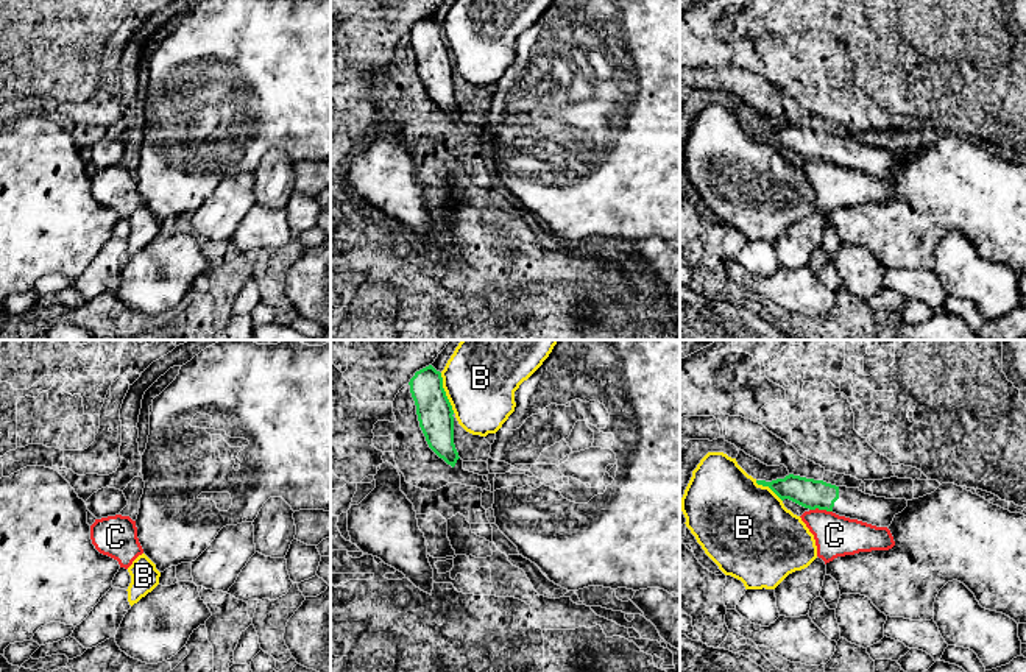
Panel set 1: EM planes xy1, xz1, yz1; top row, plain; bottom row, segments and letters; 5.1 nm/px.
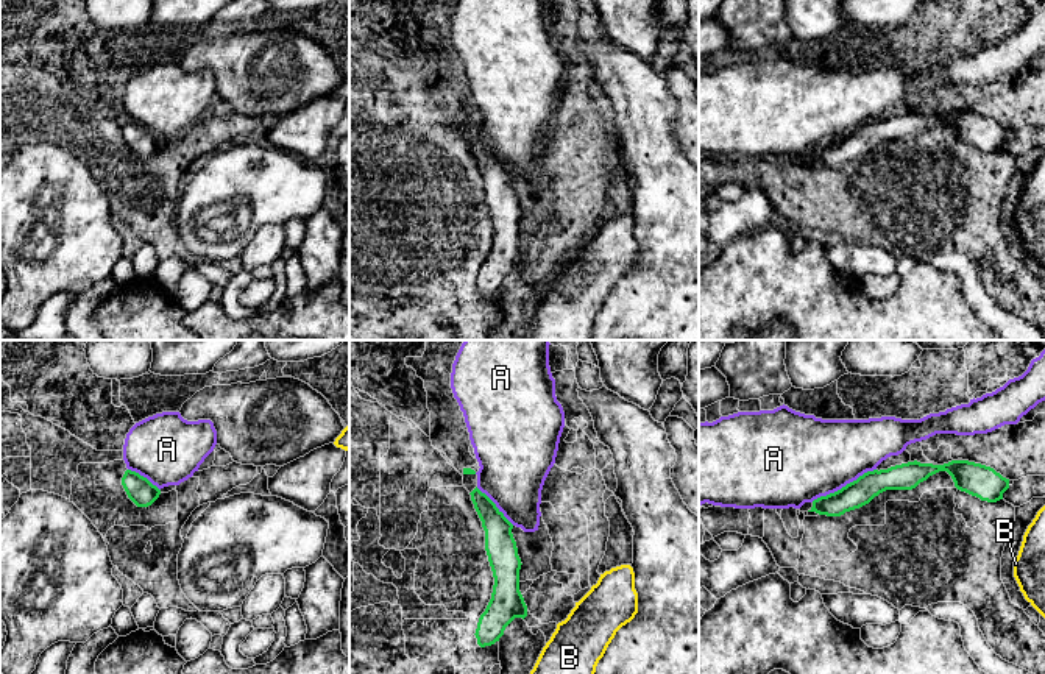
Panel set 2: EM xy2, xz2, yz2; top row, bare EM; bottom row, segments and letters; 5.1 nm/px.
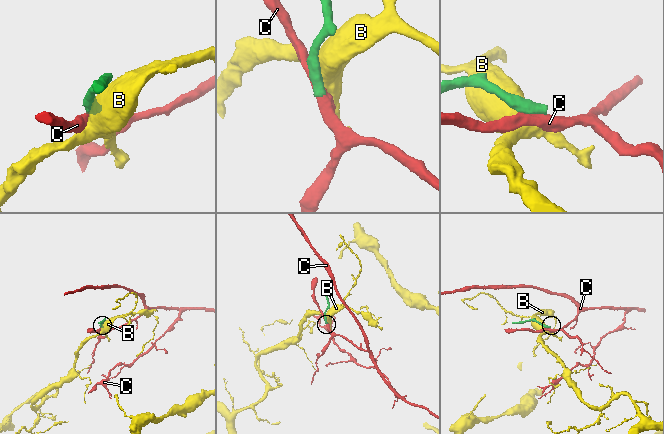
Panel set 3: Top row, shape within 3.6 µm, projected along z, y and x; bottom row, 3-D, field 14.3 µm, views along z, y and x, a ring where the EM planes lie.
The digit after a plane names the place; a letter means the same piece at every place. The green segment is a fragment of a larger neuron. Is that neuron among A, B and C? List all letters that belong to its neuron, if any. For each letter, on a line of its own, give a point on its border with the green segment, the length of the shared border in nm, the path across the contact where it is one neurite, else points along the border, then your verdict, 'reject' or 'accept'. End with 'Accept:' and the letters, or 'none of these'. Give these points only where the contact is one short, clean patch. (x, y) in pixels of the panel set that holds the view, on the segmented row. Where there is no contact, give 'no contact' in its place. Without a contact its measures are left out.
A: yz2 (843, 487) | 380 nm | reject
B: xz1 (445, 393) | 220 nm | along xz1 (440, 373), (445, 395), (454, 412) | reject
C: yz1 (820, 509) | 120 nm | along yz1 (810, 509), (831, 512) | reject
Accept: none of these

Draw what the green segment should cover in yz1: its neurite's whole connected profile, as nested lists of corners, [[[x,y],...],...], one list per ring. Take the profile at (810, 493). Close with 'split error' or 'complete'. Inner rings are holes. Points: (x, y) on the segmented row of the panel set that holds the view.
[[[789,474],[772,482],[756,480],[758,485],[769,486],[781,500],[789,499],[809,510],[826,510],[839,516],[858,519],[876,527],[889,527],[893,518],[907,507],[906,499],[886,499],[862,493],[859,488],[836,486],[823,480],[806,479]]]; split error

